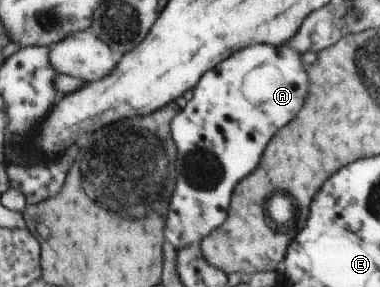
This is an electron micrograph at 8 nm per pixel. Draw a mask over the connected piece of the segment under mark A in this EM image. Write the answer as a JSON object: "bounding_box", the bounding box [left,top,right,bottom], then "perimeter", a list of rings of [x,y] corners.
{"bounding_box":[167,46,311,252],"perimeter":[[[251,46],[223,62],[217,70],[211,70],[195,90],[193,100],[175,118],[172,130],[174,141],[179,146],[179,186],[171,206],[167,238],[173,242],[177,252],[202,244],[230,218],[238,186],[262,165],[273,136],[303,110],[311,86],[307,66],[311,68],[311,64],[305,64],[301,54],[289,46]]]}

